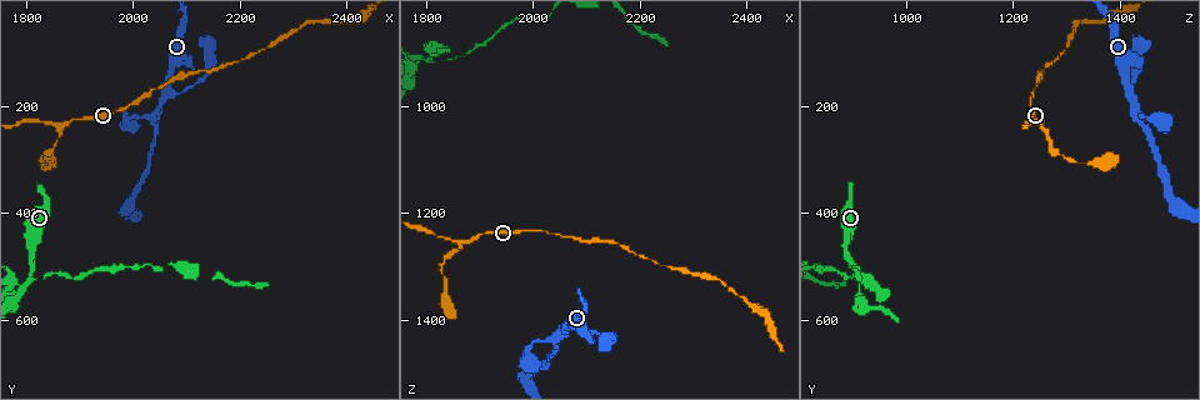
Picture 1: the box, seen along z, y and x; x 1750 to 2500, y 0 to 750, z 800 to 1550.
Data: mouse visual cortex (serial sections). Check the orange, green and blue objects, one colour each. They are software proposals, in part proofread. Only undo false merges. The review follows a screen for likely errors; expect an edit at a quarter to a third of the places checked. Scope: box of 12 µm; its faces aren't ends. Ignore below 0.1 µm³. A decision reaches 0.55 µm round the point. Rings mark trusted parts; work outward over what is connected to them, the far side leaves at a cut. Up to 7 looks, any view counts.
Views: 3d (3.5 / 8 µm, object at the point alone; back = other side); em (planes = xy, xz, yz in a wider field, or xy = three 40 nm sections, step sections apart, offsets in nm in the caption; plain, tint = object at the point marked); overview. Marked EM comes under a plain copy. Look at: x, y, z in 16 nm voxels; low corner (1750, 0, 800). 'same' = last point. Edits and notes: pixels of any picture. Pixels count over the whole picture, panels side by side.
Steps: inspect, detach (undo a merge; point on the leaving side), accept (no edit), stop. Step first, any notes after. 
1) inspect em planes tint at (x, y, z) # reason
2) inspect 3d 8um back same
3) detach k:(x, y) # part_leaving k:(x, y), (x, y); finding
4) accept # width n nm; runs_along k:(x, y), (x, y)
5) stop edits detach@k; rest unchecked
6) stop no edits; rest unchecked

inspect 3d 3.5um at (1870, 235, 1260) # branch point

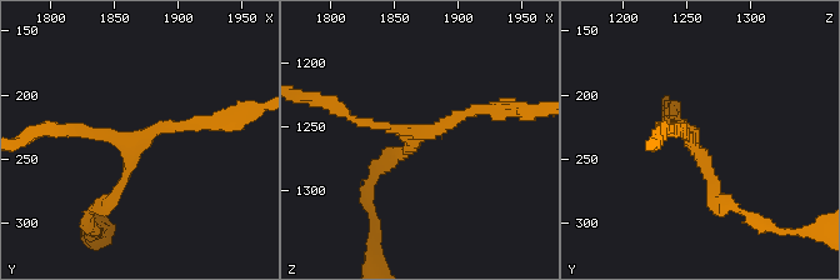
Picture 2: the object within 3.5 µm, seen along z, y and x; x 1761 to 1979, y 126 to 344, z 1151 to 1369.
inspect em xy step 5 tint at (1868, 238, 1256) # arms 3; arm_widths 150, 150, 150 nm; shape alone is not enough

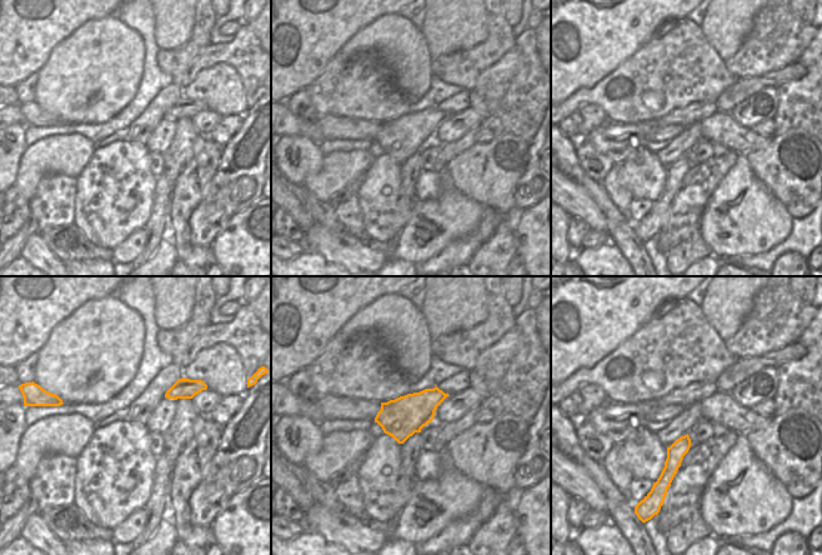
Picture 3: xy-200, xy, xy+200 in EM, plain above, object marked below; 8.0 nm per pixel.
accept # runs_along 2:(210, 121), (145, 133), (103, 205); continuous, no second cell

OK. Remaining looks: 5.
inspect 3d 8um at (1800, 530, 915) # thick turns thin

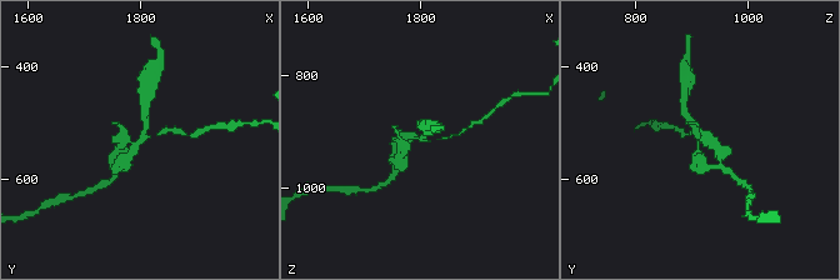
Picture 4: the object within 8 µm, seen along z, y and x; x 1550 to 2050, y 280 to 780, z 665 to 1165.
inspect em xy step 3 tint at (1805, 530, 910)

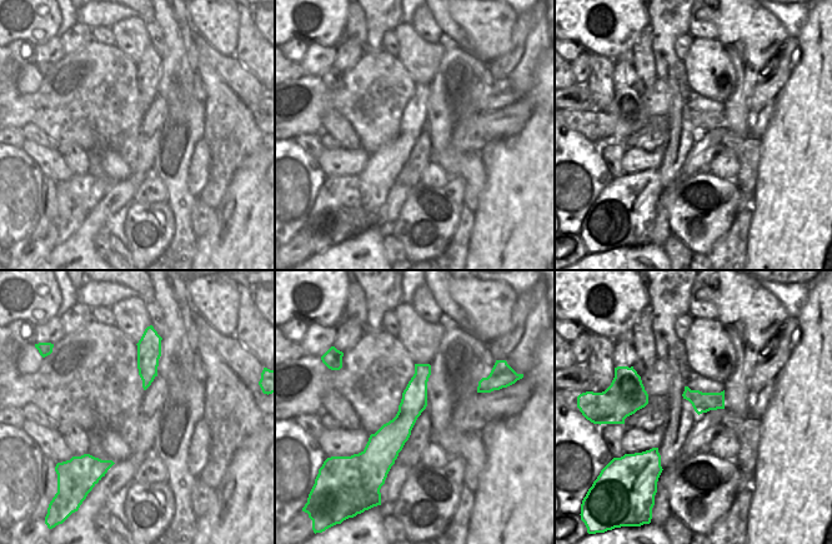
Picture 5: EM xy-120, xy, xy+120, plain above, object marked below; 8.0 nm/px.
detach 4:(175, 130) # a second cell is stuck on

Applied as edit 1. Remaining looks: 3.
stop edits detach@4; rest unchecked

